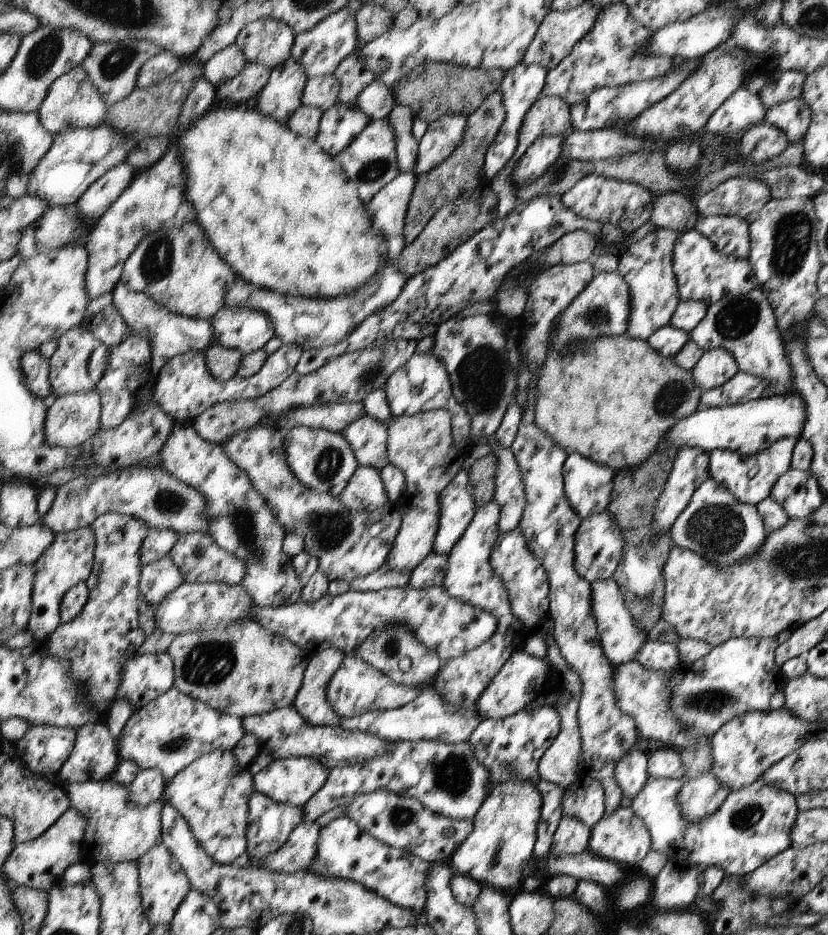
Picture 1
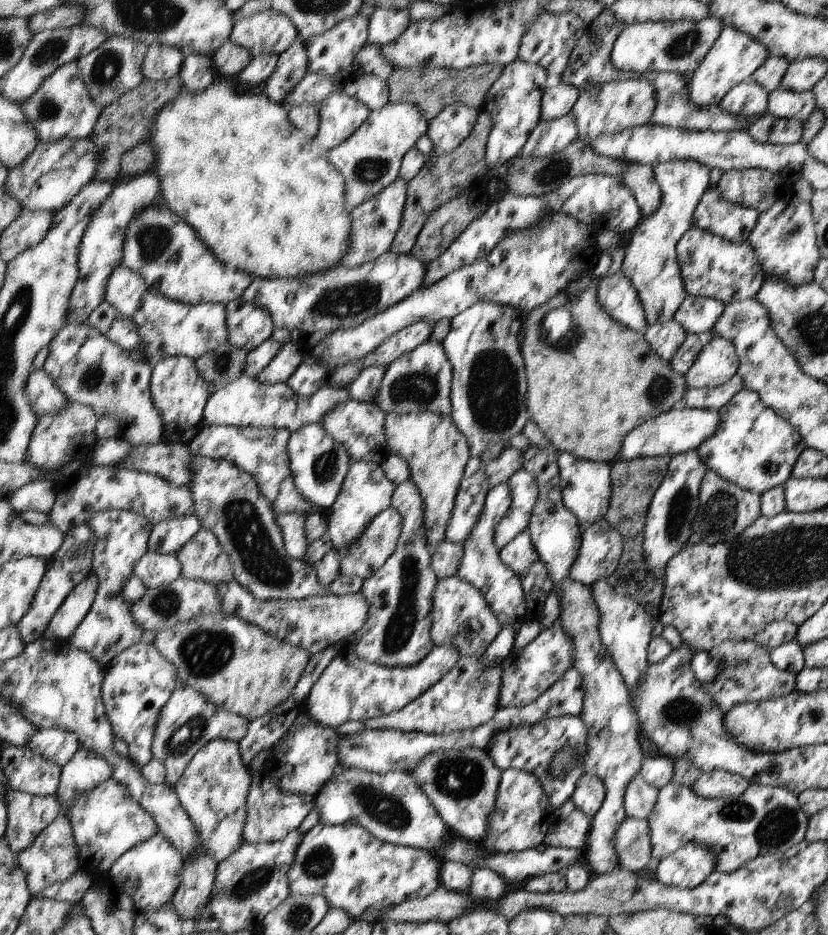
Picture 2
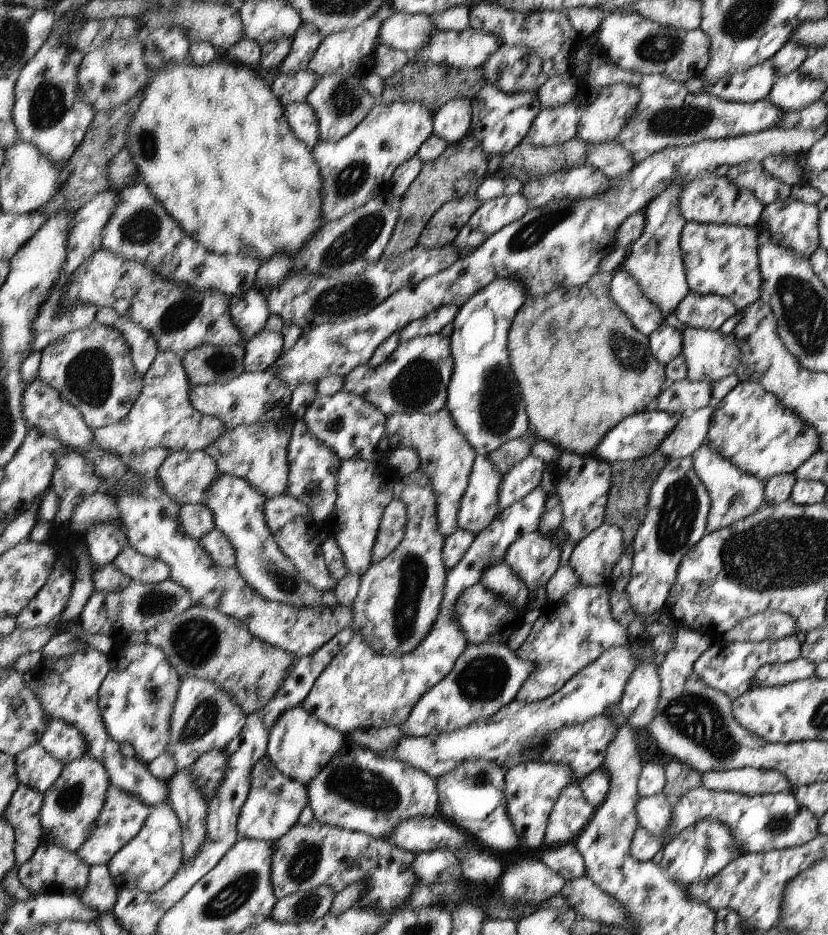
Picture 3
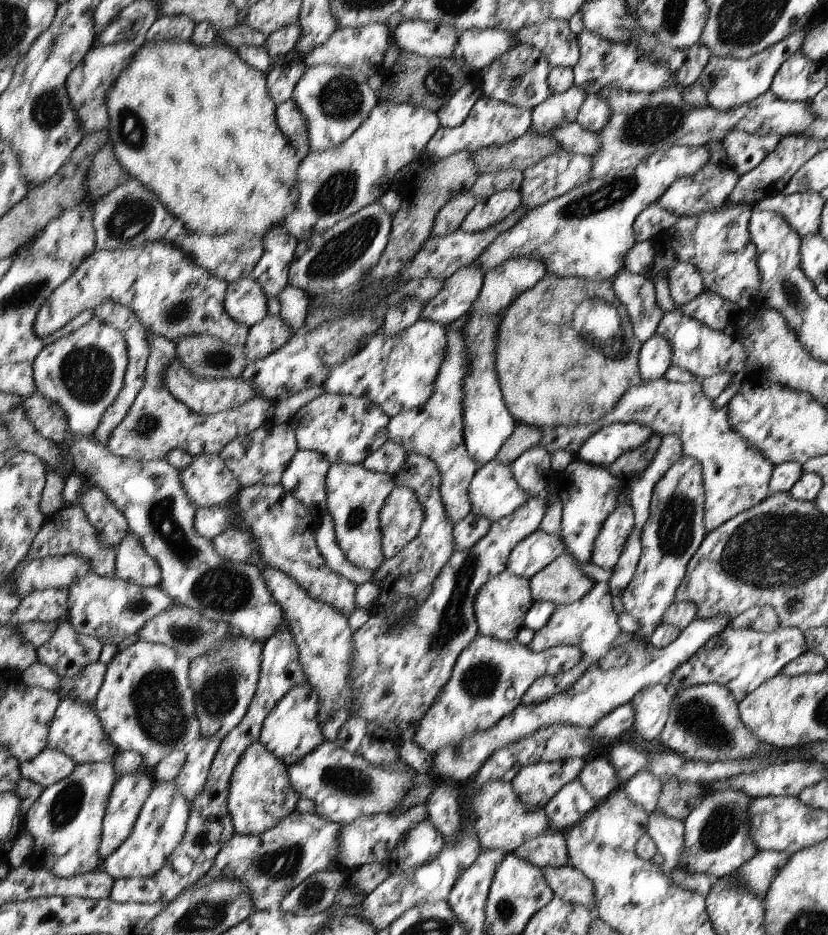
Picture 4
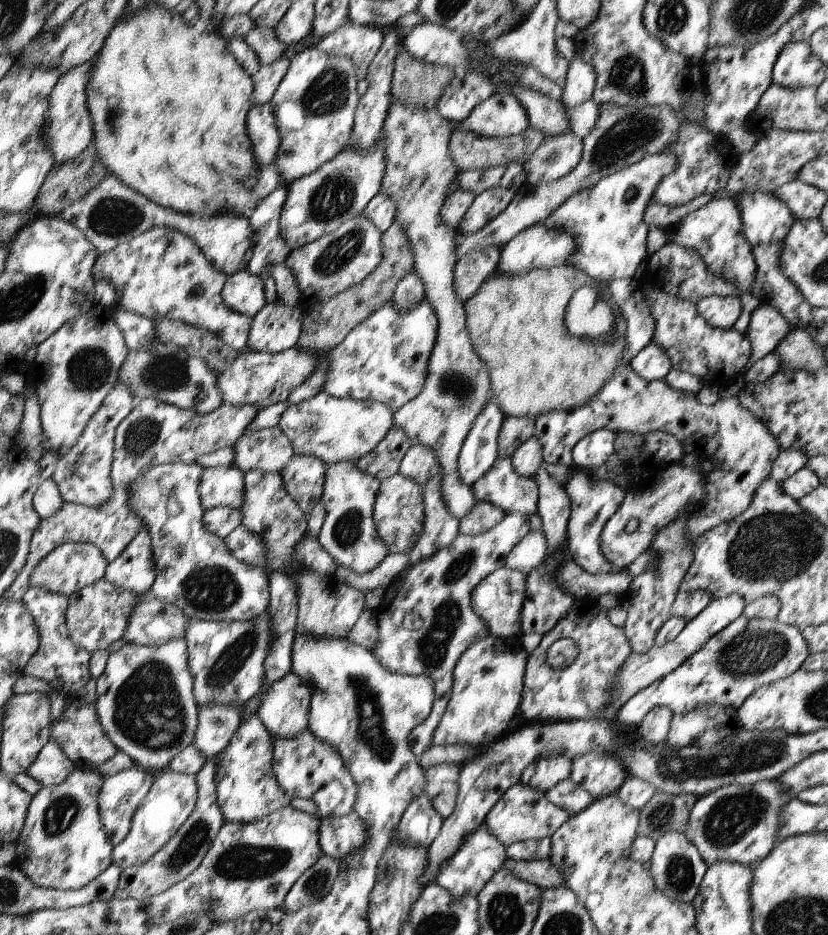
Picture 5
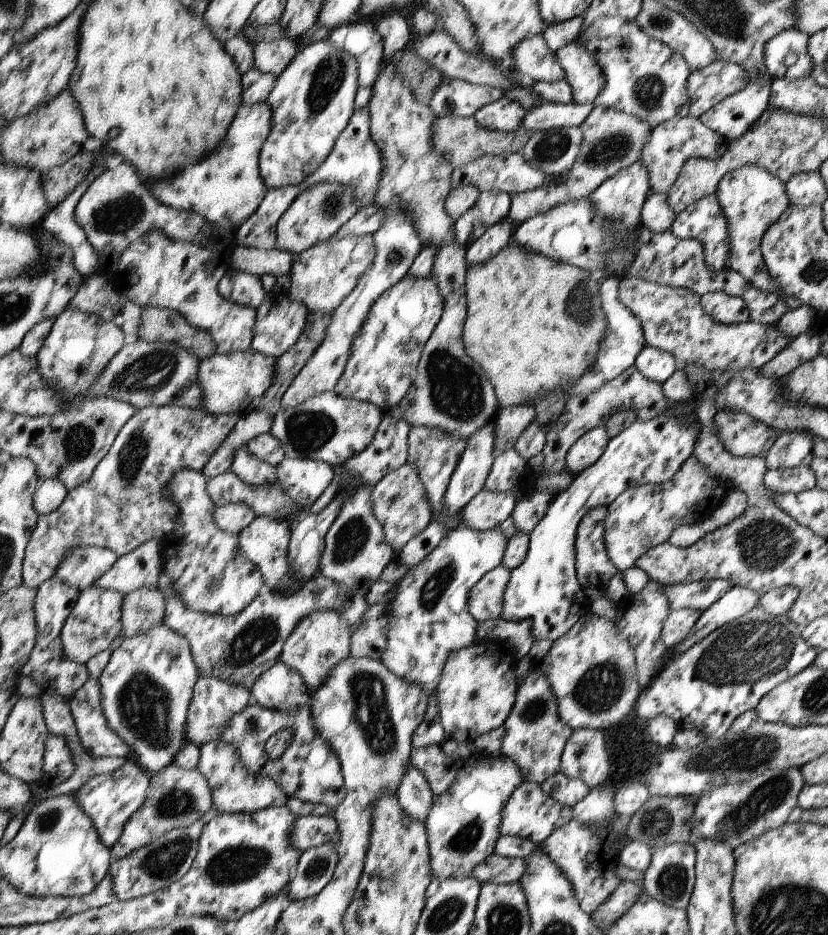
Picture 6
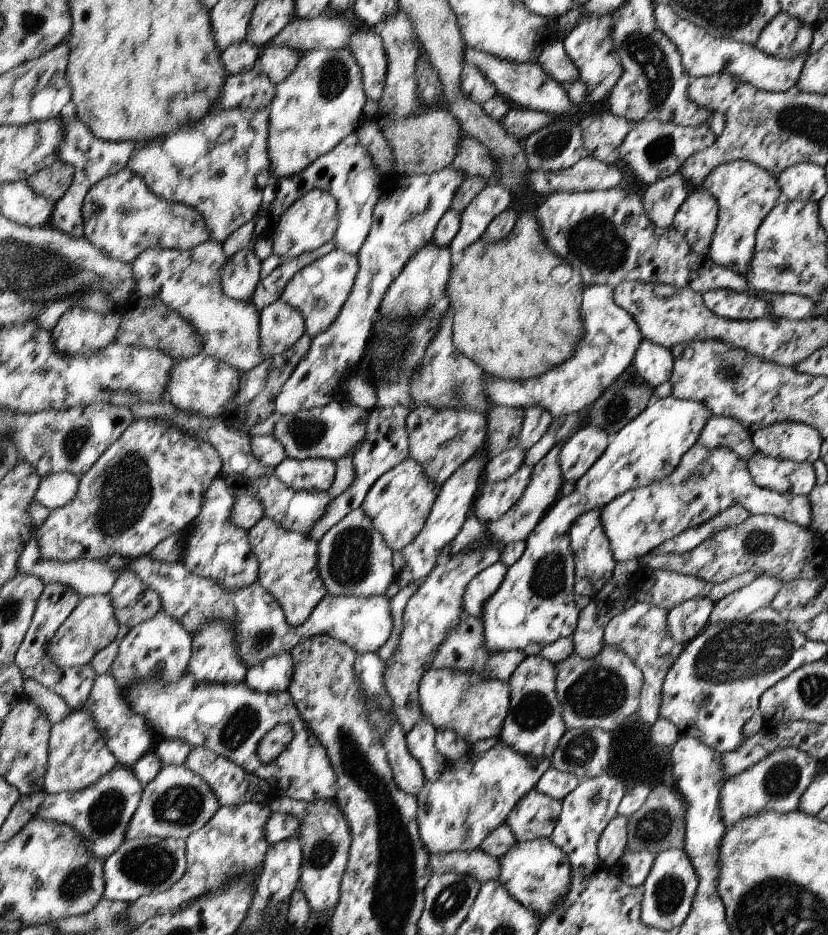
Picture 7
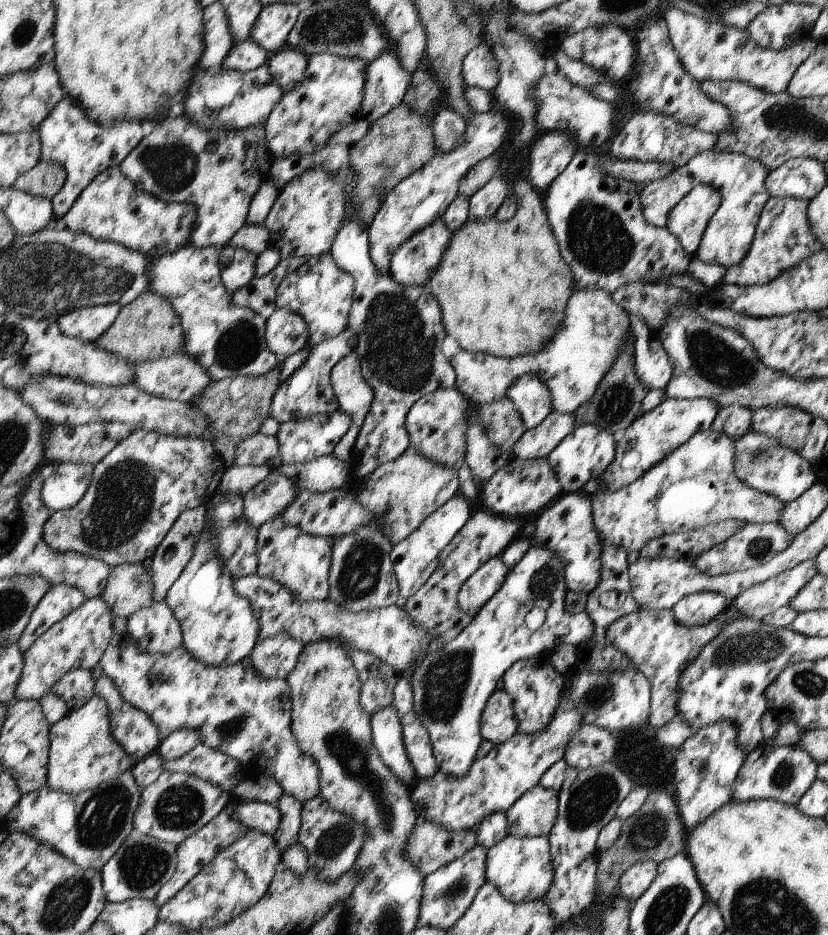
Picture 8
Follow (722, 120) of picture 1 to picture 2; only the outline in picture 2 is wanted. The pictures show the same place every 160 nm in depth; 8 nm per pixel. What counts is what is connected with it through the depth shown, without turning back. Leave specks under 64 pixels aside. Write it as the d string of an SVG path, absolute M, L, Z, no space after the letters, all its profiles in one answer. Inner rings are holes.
M742 81L720 101L720 106L741 119L759 119L768 112L770 92L758 82Z

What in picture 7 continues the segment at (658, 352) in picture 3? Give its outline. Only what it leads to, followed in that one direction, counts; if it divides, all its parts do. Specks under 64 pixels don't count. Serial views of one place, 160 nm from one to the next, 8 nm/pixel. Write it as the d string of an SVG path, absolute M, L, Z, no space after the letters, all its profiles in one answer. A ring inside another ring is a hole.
M644 340L637 350L632 368L646 385L656 388L669 381L675 364L672 350L650 340Z

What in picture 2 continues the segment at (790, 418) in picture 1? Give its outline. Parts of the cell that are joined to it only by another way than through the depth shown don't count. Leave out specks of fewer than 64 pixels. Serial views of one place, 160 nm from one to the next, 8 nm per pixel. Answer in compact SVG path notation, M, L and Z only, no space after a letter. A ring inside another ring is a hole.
M676 406L667 413L647 420L631 430L622 443L620 458L635 459L636 457L657 457L674 455L697 448L721 428L721 415L713 409L691 409L686 406Z

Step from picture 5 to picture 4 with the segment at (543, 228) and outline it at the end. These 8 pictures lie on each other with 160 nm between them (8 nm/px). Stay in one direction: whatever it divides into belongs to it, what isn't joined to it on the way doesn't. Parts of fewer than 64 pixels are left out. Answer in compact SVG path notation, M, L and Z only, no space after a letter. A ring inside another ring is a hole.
M528 257L503 262L496 269L487 272L481 294L468 312L469 321L465 322L461 330L469 352L469 374L464 386L464 435L466 450L479 466L496 459L501 446L512 436L518 424L506 406L500 379L497 377L496 342L503 315L522 293L536 286L545 275L545 264Z

